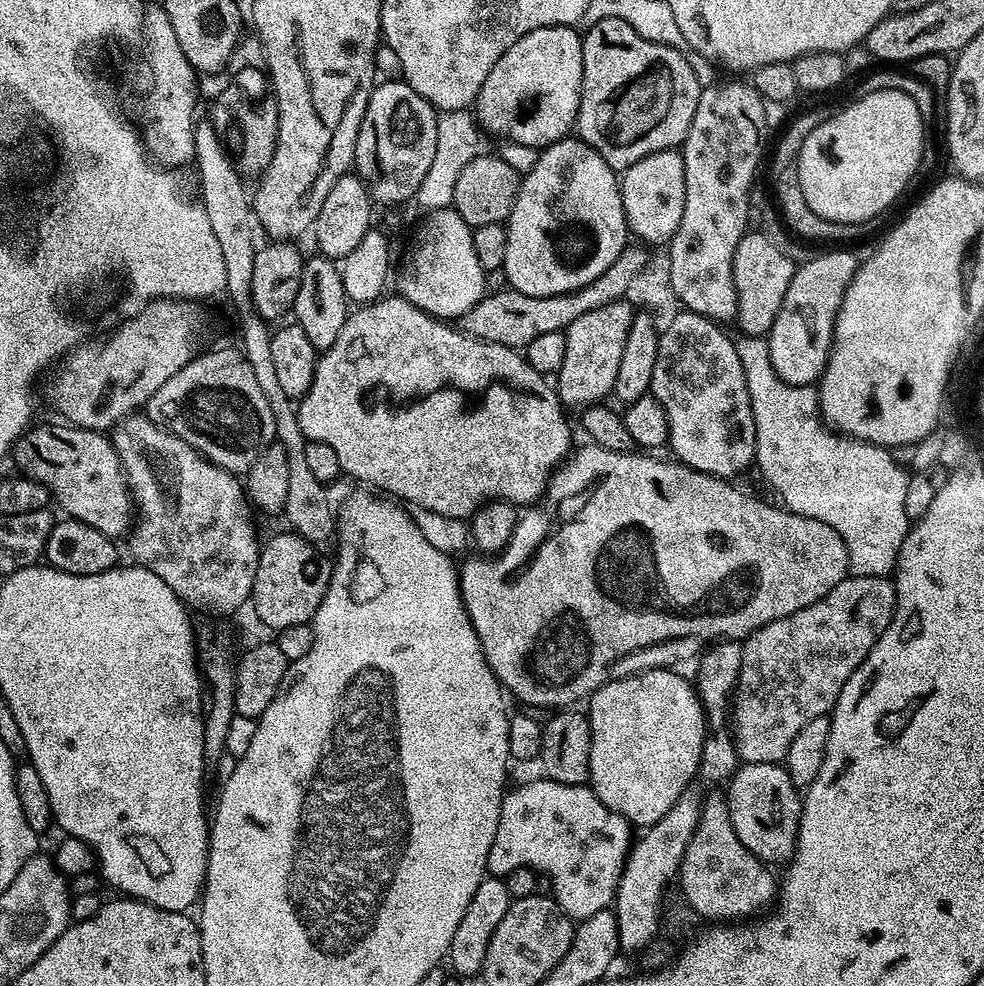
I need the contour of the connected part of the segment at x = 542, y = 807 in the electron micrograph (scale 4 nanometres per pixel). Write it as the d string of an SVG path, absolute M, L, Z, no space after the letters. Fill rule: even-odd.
M547 778L539 779L518 785L513 792L512 789L505 791L500 817L496 820L498 830L494 834L494 846L490 846L488 855L488 872L496 878L508 878L519 868L545 872L552 876L550 892L560 909L573 921L579 922L590 918L590 914L598 914L598 910L613 907L620 876L634 840L633 829L622 814L602 803L588 784L563 784Z

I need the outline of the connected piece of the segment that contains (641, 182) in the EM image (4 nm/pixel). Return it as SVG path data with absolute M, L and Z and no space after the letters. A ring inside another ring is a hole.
M667 148L646 158L638 158L634 166L623 169L620 176L622 206L628 231L645 245L667 245L682 222L682 206L686 206L686 166L683 151Z

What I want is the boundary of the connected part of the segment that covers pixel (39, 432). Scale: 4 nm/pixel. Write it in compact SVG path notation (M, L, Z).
M44 424L41 428L29 427L27 433L16 441L14 460L16 456L19 471L30 479L45 484L48 491L52 493L55 503L57 505L60 503L68 511L65 513L71 519L86 522L102 530L102 534L107 536L120 538L122 535L123 537L134 524L134 492L133 489L128 489L128 480L124 477L124 464L116 453L117 445L103 432L60 424Z

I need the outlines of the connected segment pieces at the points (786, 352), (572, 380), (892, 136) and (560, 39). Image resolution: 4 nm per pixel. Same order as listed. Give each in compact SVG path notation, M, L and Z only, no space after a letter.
M824 250L821 256L813 255L811 258L803 261L797 267L795 274L792 276L790 286L786 286L786 298L782 298L782 306L778 310L778 314L774 318L772 323L772 329L768 331L766 337L769 346L770 362L773 363L773 368L778 374L778 378L785 380L787 384L810 384L815 385L819 381L820 377L824 374L824 368L828 365L828 355L832 352L832 329L836 326L836 315L838 310L842 306L842 298L844 297L844 291L847 290L848 284L854 278L858 267L858 259L852 252L832 252L836 250Z
M623 299L598 306L598 310L582 314L582 318L574 318L574 322L564 332L566 359L562 361L558 373L561 404L569 409L583 409L585 406L597 405L604 400L603 396L611 397L615 393L618 366L621 365L622 350L625 349L633 317L633 305Z
M878 91L877 93L865 92L857 95L857 100L853 104L848 104L840 113L832 114L828 120L821 123L820 126L802 144L802 148L796 156L796 169L798 170L798 182L802 186L802 194L806 198L806 203L810 205L810 210L814 210L814 214L818 214L822 218L826 218L830 222L842 222L843 224L850 224L859 226L864 224L867 220L872 220L875 216L880 216L900 195L904 192L904 187L912 180L912 175L915 172L921 171L920 159L923 156L923 150L926 145L926 129L922 122L922 114L918 114L917 103L914 98L907 98L898 92L892 91Z
M572 26L539 28L514 42L514 46L510 46L510 50L506 50L506 54L494 62L494 70L486 74L486 82L482 82L482 90L478 90L474 105L475 118L485 133L493 132L501 136L504 142L543 150L565 139L573 131L580 109L582 86L582 36L576 31Z

